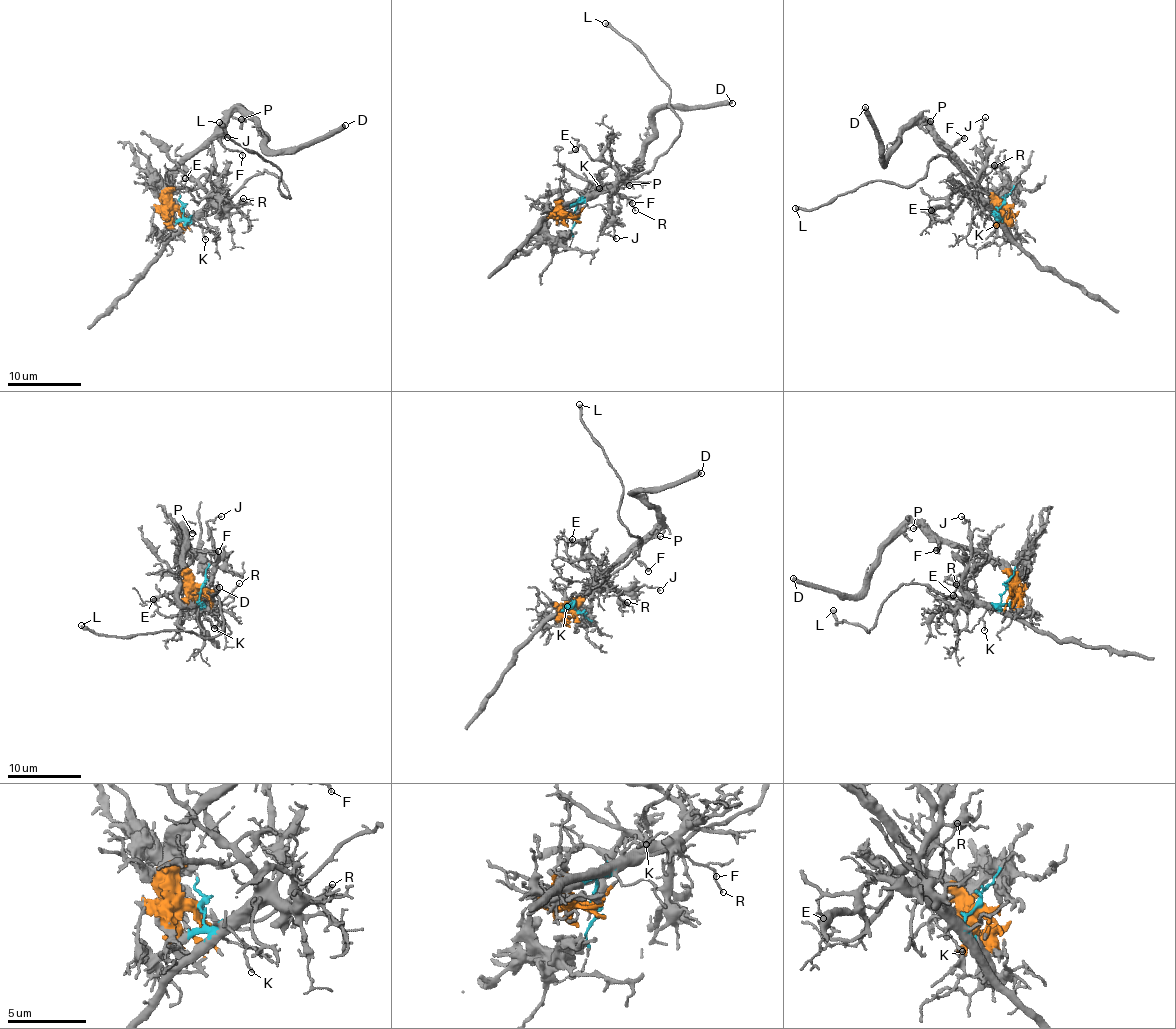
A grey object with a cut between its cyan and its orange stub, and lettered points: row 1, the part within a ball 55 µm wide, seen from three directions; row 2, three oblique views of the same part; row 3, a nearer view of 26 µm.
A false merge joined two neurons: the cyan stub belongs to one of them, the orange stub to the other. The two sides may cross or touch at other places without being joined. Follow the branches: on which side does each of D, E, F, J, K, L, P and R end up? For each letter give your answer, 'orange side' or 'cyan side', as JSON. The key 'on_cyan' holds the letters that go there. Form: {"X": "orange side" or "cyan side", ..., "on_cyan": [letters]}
{"D": "orange side", "E": "cyan side", "F": "orange side", "J": "cyan side", "K": "cyan side", "L": "cyan side", "P": "orange side", "R": "cyan side", "on_cyan": ["E", "J", "K", "L", "R"]}

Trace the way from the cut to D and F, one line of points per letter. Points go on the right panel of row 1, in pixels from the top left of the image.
D: (1004, 204), (981, 190), (925, 121), (904, 131), (902, 141), (882, 161), (883, 147), (865, 107)
F: (1004, 204), (981, 190), (944, 146), (954, 146), (964, 138)

